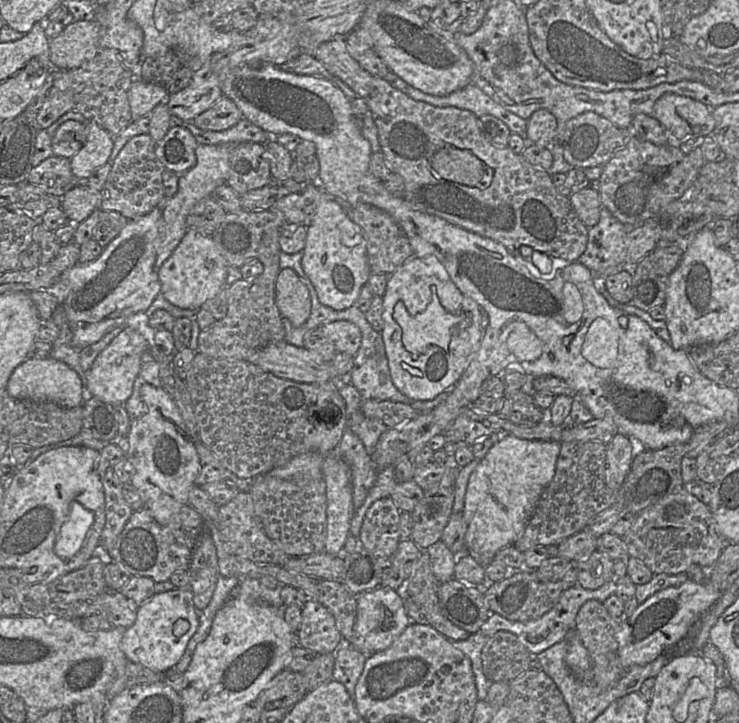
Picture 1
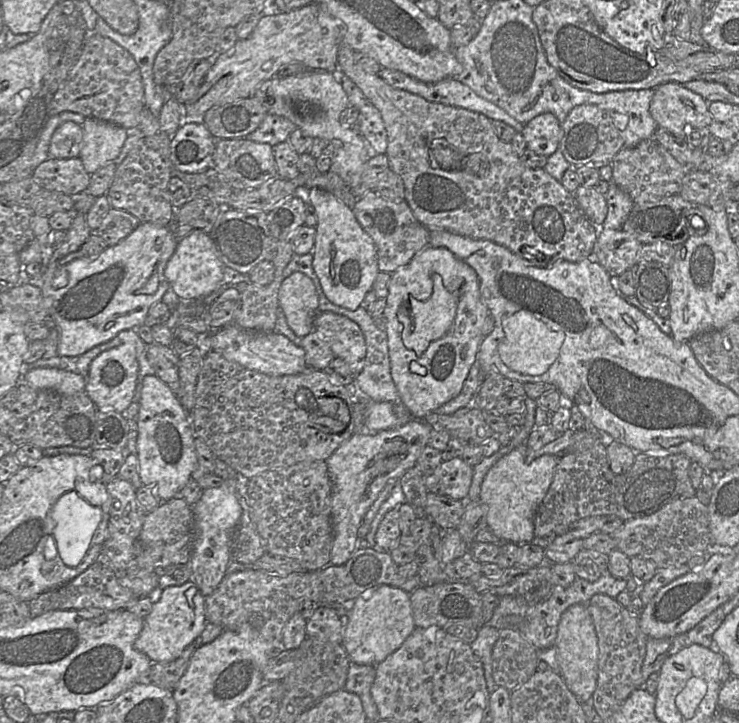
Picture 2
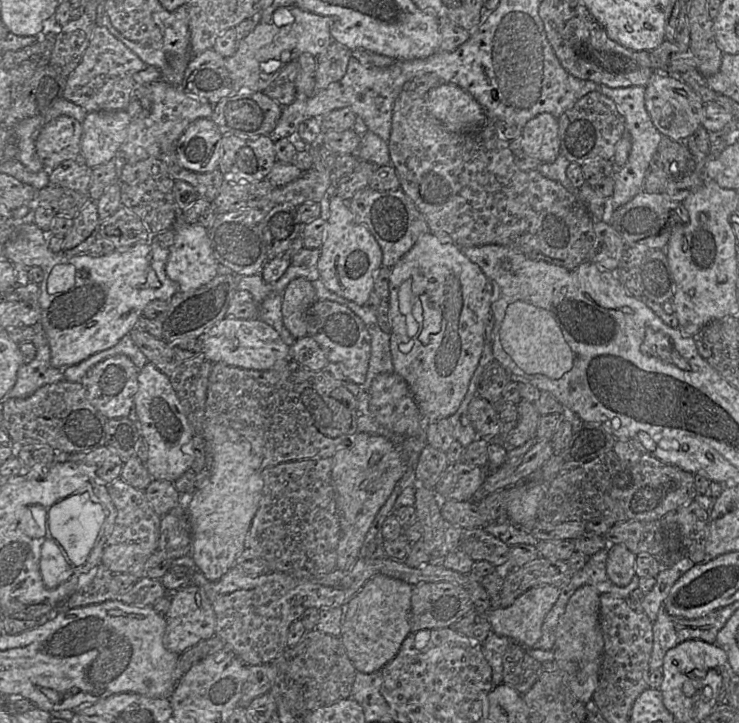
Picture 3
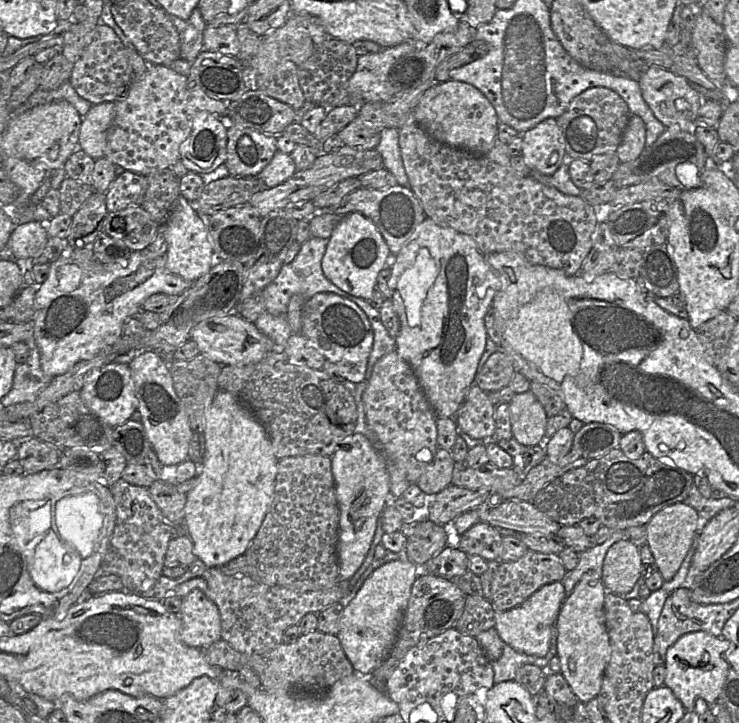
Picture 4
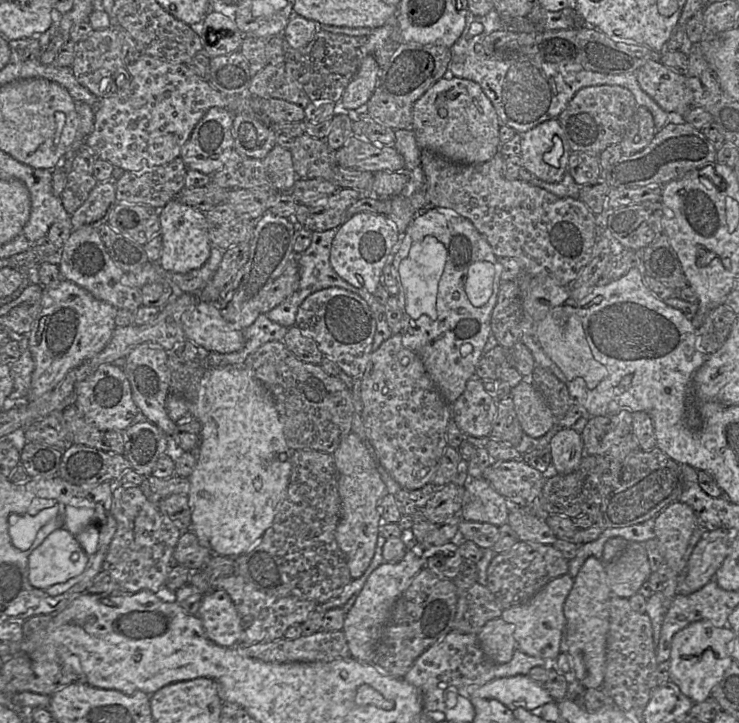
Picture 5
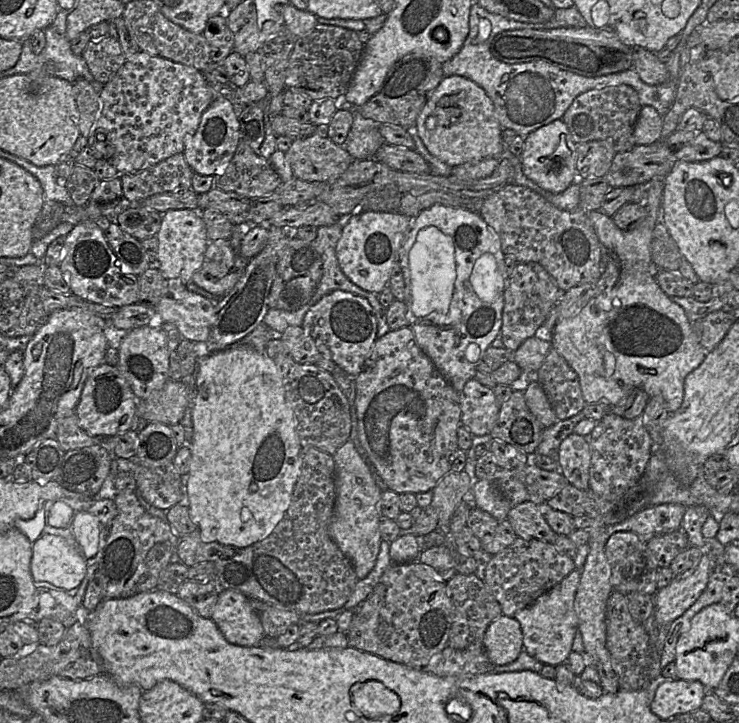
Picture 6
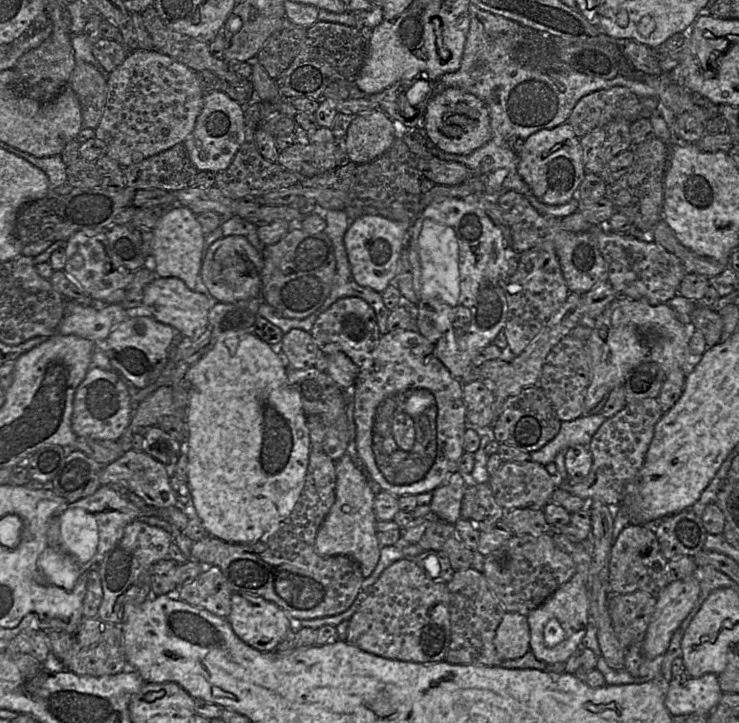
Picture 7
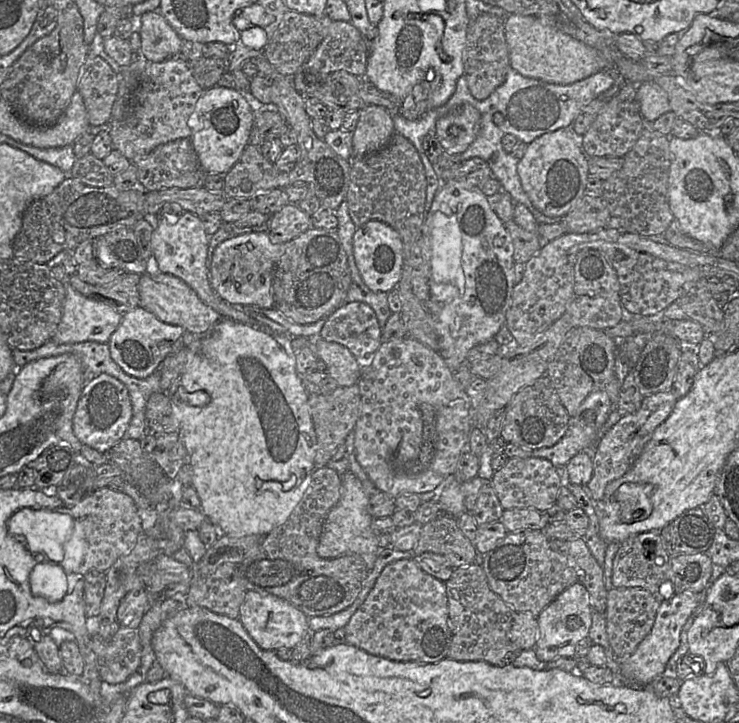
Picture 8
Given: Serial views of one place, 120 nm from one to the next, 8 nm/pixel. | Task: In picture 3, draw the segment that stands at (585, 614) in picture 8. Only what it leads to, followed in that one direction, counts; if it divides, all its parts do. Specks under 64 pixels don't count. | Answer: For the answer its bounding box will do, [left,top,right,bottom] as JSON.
[491,585,560,648]

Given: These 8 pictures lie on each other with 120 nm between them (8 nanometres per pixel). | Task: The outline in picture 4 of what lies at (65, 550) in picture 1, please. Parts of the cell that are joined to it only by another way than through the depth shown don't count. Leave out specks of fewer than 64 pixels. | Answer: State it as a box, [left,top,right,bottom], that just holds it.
[55,493,103,559]

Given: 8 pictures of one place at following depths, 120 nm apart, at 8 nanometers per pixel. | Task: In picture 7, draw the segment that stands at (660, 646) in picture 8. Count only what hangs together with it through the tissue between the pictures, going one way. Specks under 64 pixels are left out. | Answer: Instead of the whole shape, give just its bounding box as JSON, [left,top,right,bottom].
[642,576,700,660]

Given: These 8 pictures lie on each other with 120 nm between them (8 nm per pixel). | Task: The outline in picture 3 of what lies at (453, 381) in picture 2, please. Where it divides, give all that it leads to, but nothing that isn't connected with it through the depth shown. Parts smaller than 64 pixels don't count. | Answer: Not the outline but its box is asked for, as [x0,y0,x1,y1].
[388,232,498,424]

